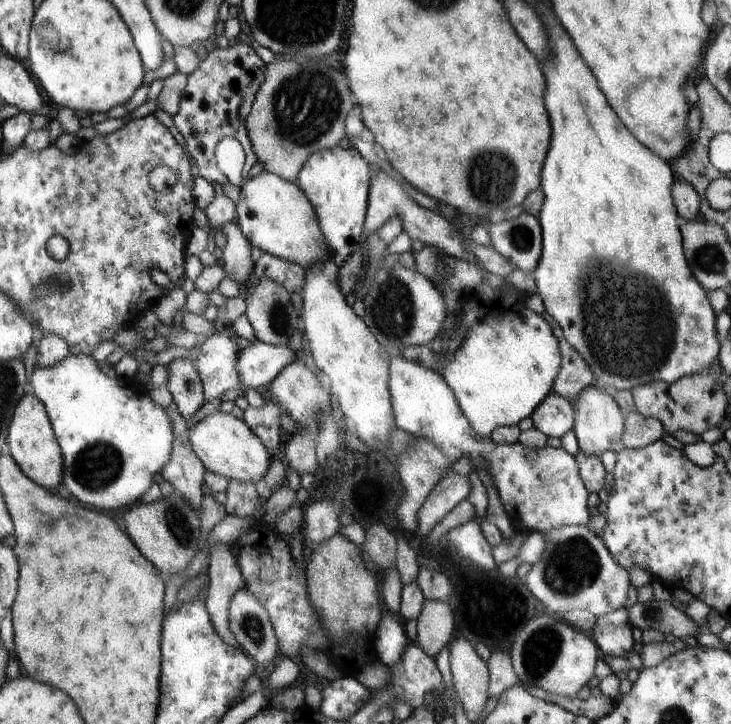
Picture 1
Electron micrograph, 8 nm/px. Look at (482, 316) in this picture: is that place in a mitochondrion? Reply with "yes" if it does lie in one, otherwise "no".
no

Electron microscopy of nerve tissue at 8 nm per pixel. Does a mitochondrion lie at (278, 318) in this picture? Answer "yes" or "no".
yes

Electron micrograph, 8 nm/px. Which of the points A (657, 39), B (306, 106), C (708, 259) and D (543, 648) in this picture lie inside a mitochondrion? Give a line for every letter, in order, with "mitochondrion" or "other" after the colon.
A: other
B: mitochondrion
C: mitochondrion
D: mitochondrion

